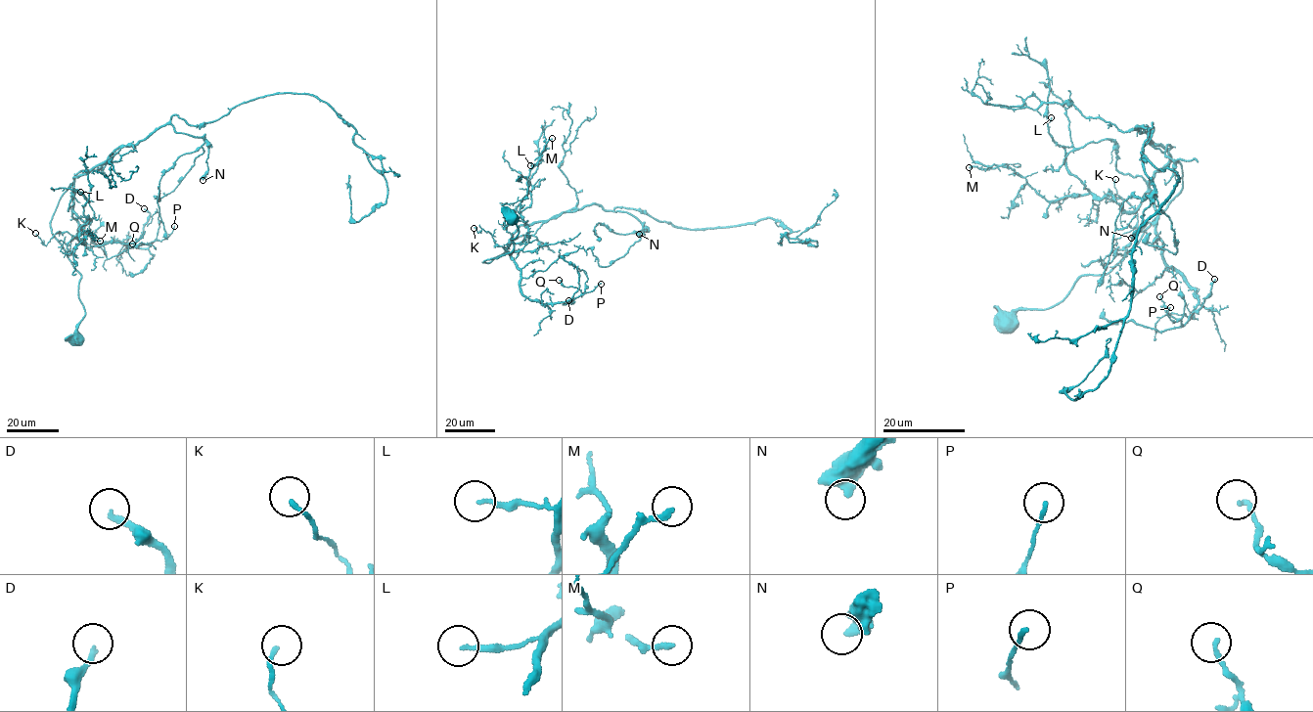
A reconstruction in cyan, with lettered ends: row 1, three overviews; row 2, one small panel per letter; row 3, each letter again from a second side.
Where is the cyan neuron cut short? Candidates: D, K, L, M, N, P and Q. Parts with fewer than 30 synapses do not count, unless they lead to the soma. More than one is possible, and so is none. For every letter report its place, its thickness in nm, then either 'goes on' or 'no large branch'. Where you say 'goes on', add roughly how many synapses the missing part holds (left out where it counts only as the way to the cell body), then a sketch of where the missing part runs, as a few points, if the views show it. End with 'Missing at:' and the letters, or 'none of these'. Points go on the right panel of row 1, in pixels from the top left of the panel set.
D: place (1214, 279); calibre 200 nm; no large branch
K: place (1115, 179); calibre 160 nm; no large branch
L: place (1051, 117); calibre 140 nm; no large branch
M: place (969, 167); calibre 190 nm; no large branch
N: place (1131, 238); calibre 480 nm; no large branch
P: place (1170, 307); calibre 140 nm; no large branch
Q: place (1159, 296); calibre 150 nm; no large branch
Missing at: none of these

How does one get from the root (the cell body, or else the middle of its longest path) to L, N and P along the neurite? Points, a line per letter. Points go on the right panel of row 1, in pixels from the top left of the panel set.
L: (1005, 324), (1107, 274), (1182, 187), (1168, 161), (1135, 210), (1094, 197), (1051, 117)
N: (1005, 324), (1107, 274), (1180, 191), (1181, 163), (1146, 126), (1153, 194), (1131, 238)
P: (1005, 324), (1117, 264), (1180, 191), (1174, 161), (1149, 198), (1163, 259), (1198, 299), (1183, 327), (1170, 307)

